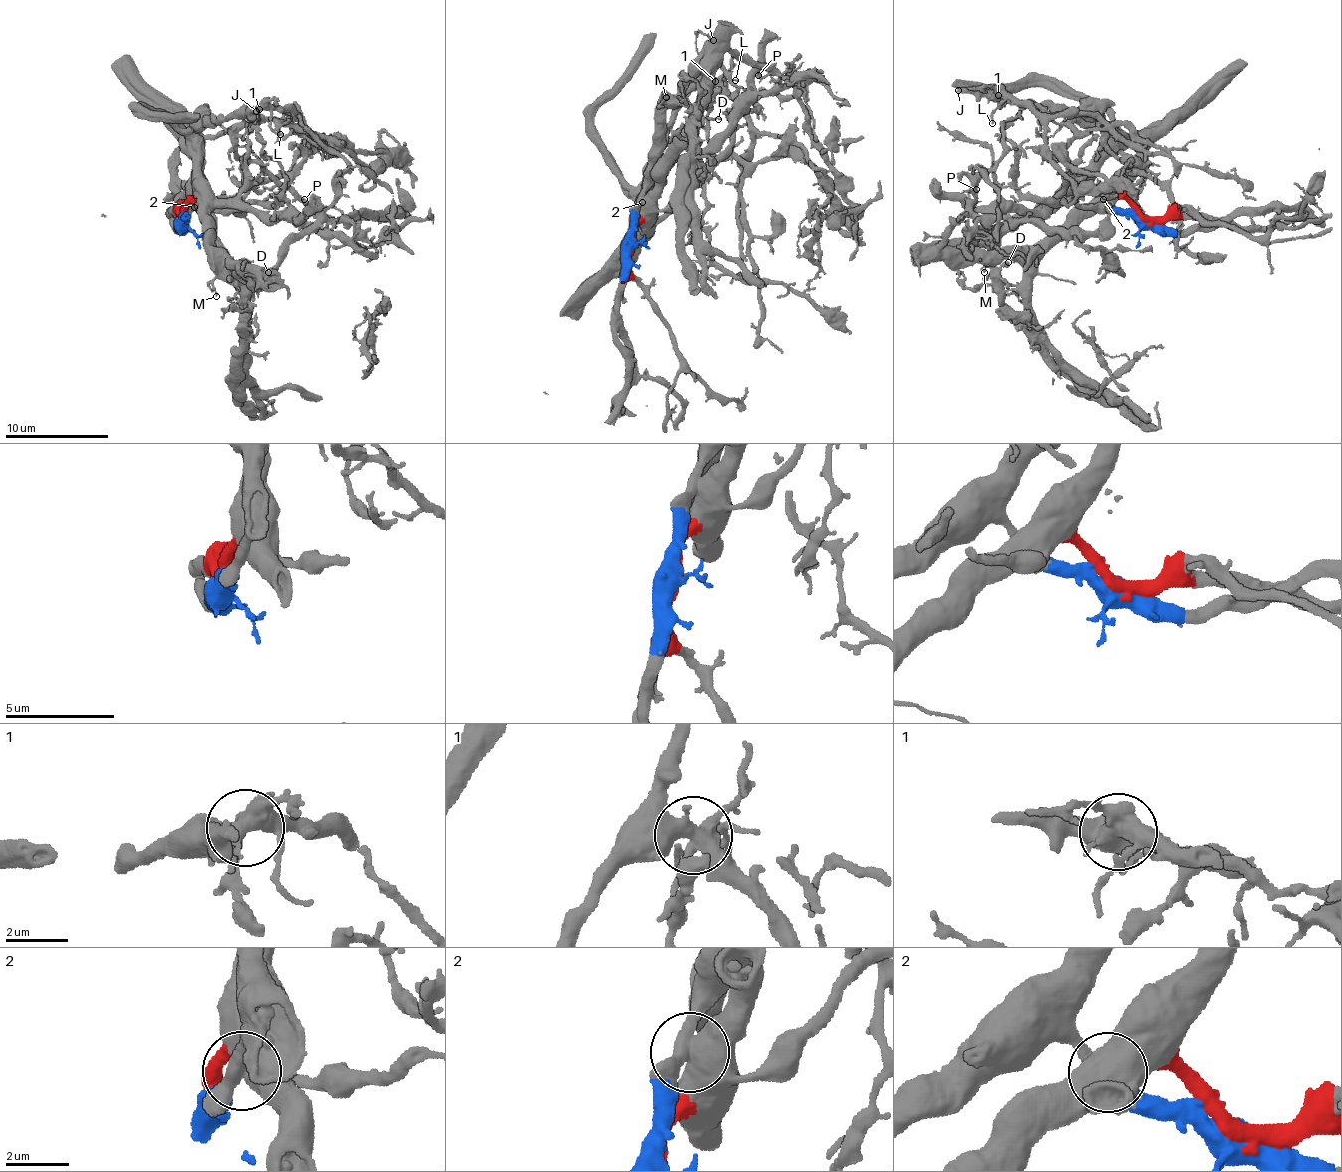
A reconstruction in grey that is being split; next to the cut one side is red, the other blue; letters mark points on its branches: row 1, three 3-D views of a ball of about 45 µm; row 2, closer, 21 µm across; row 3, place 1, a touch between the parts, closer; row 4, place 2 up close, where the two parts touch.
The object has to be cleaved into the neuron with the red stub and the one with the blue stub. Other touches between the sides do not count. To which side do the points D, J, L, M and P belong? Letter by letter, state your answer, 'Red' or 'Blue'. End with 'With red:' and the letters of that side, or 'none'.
D: Blue
J: Blue
L: Blue
M: Blue
P: Red
With red: P

